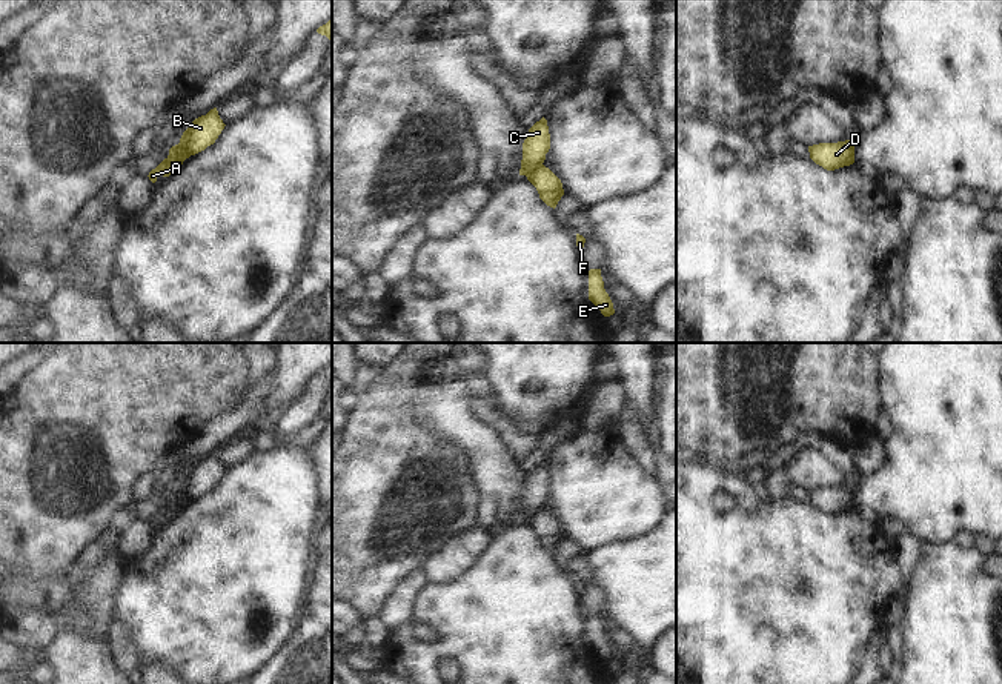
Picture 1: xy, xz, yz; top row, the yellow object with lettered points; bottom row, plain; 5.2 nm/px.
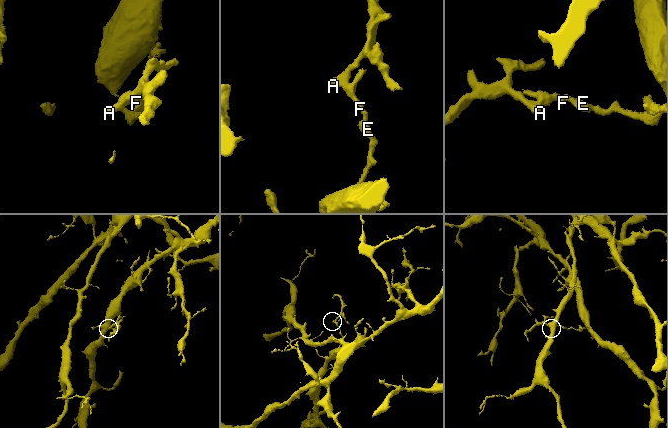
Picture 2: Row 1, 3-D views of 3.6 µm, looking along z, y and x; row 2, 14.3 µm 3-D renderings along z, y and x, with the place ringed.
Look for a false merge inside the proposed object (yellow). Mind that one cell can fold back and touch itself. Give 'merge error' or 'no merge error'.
merge error

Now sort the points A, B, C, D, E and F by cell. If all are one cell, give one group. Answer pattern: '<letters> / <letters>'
A C D / B E F

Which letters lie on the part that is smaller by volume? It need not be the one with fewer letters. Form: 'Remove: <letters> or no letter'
Remove: A, C, D.

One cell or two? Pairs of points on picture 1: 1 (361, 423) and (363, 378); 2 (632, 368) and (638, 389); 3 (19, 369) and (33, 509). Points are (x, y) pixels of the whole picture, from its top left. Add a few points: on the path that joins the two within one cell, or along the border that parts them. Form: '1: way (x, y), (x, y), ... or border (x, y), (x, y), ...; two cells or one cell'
1: border (380, 371), (358, 395); two cells
2: way (635, 372), (637, 385); one cell
3: border (42, 358), (16, 386); two cells

